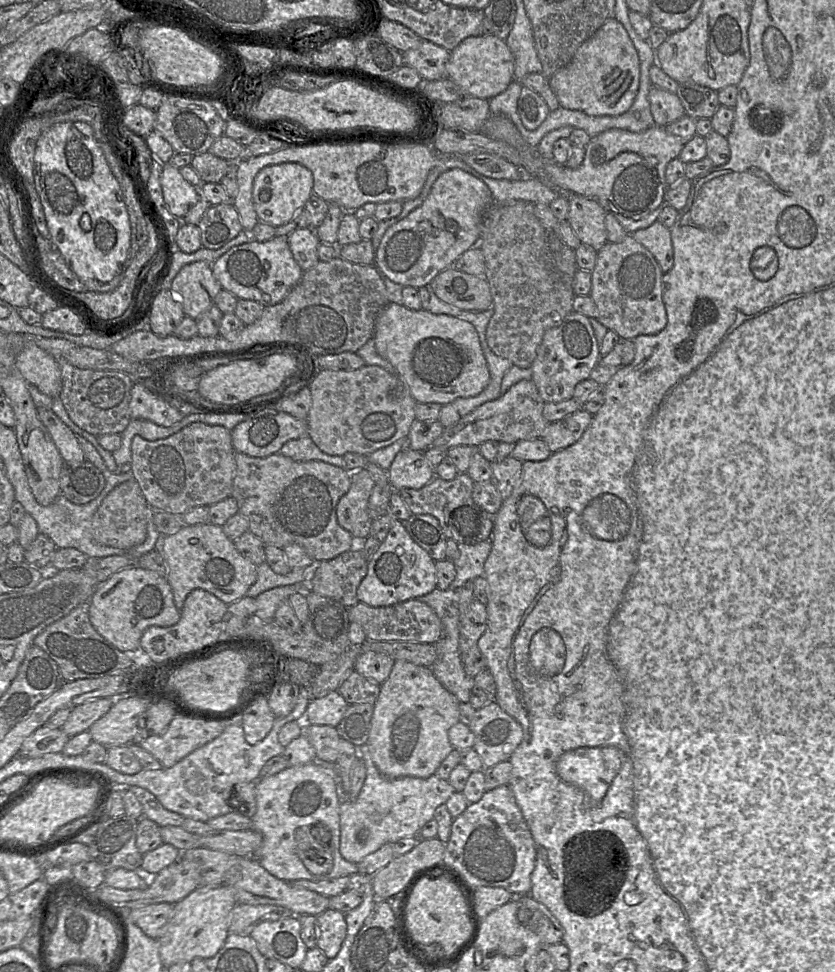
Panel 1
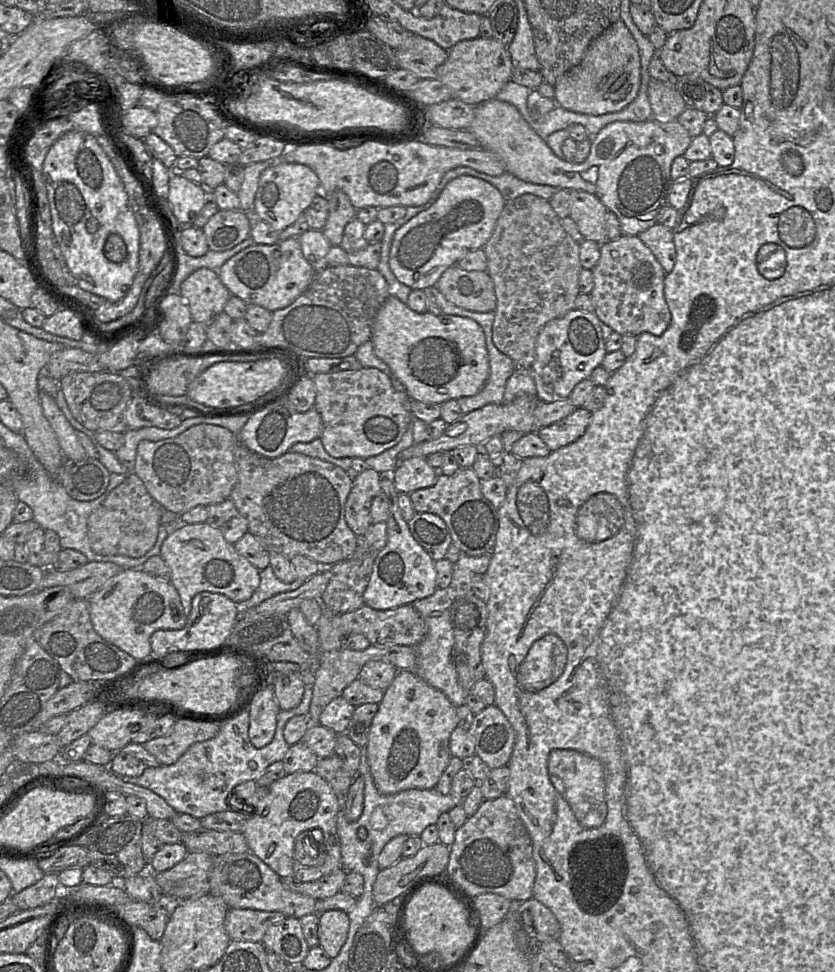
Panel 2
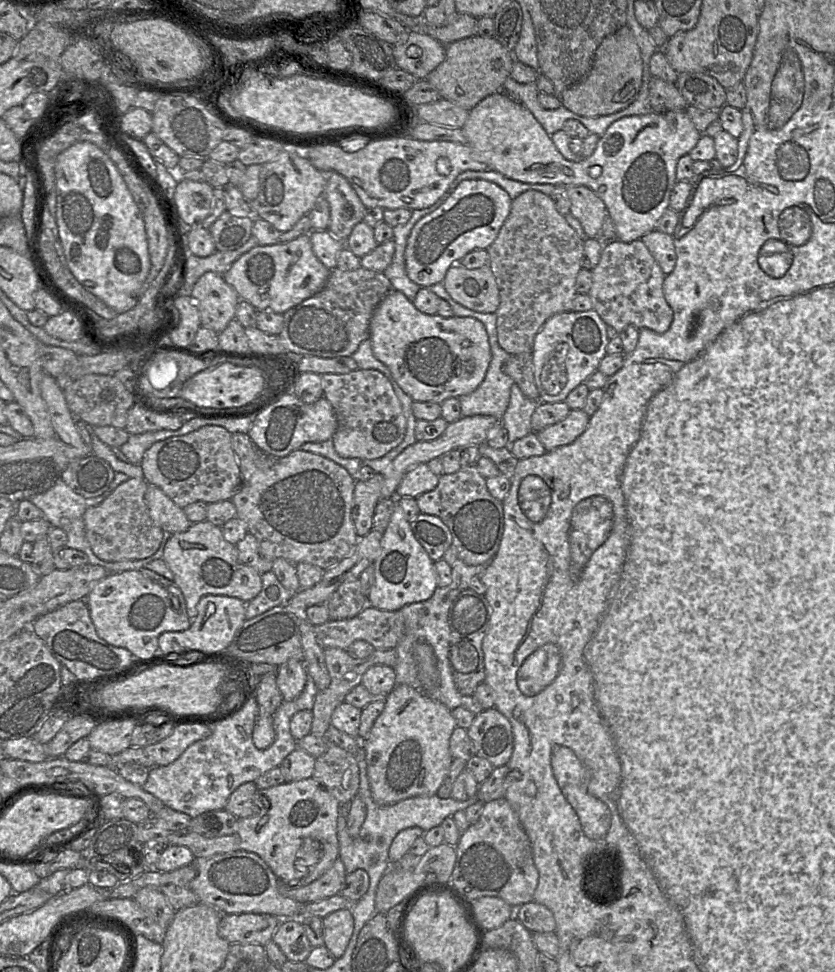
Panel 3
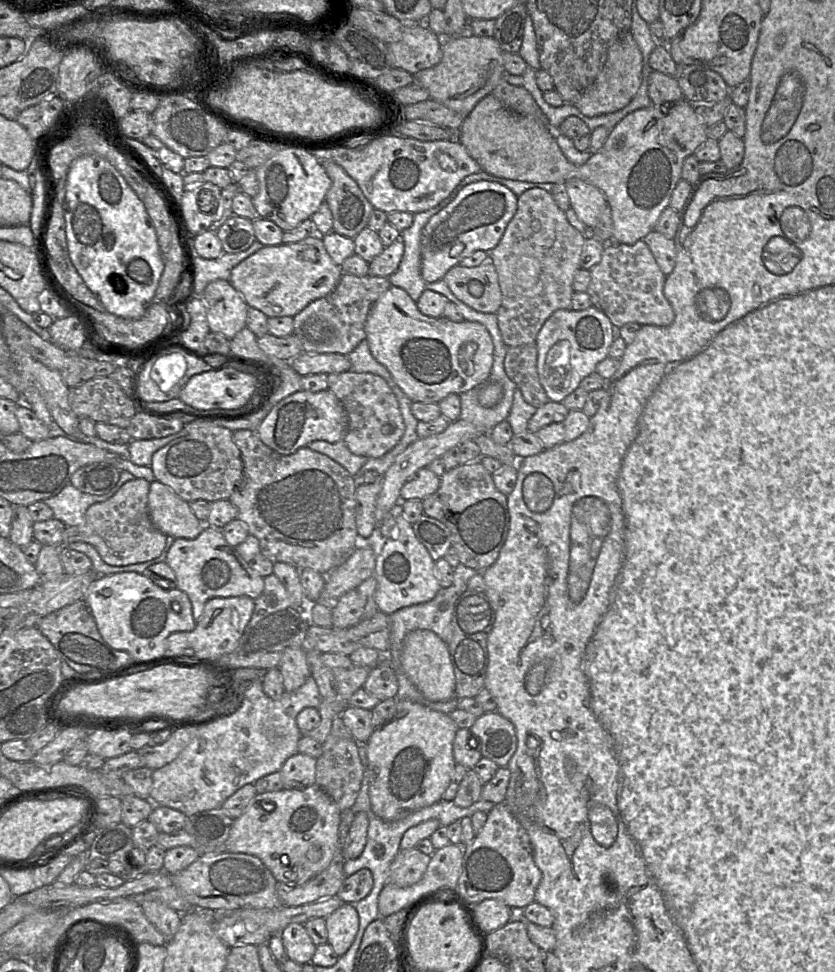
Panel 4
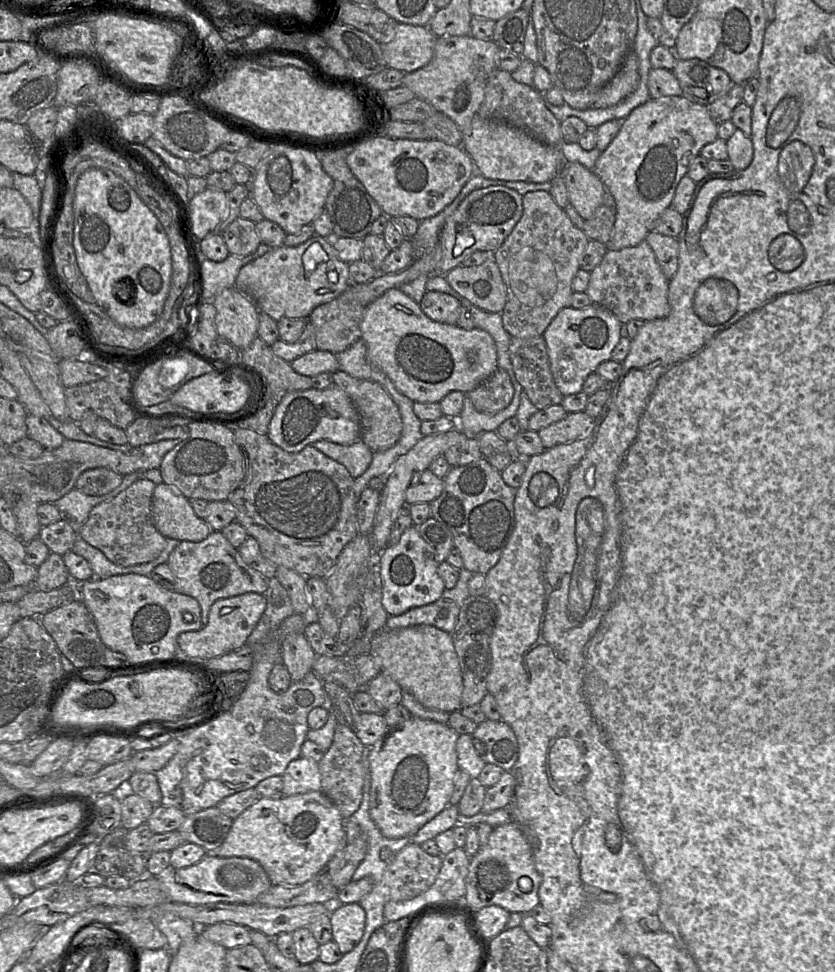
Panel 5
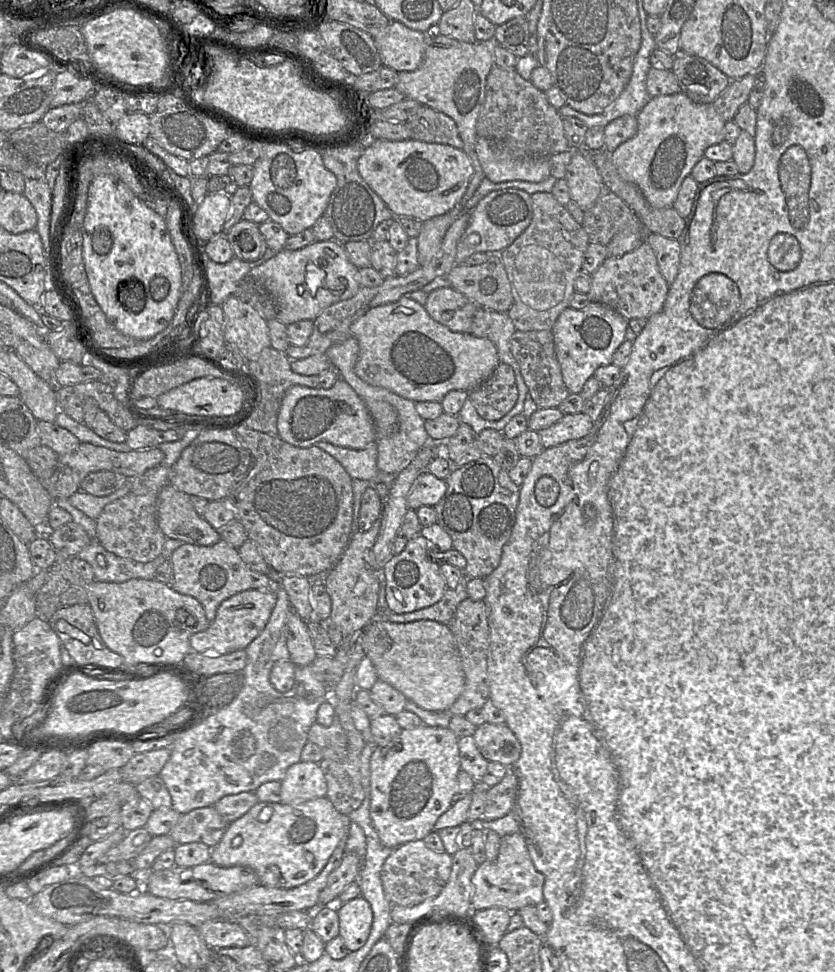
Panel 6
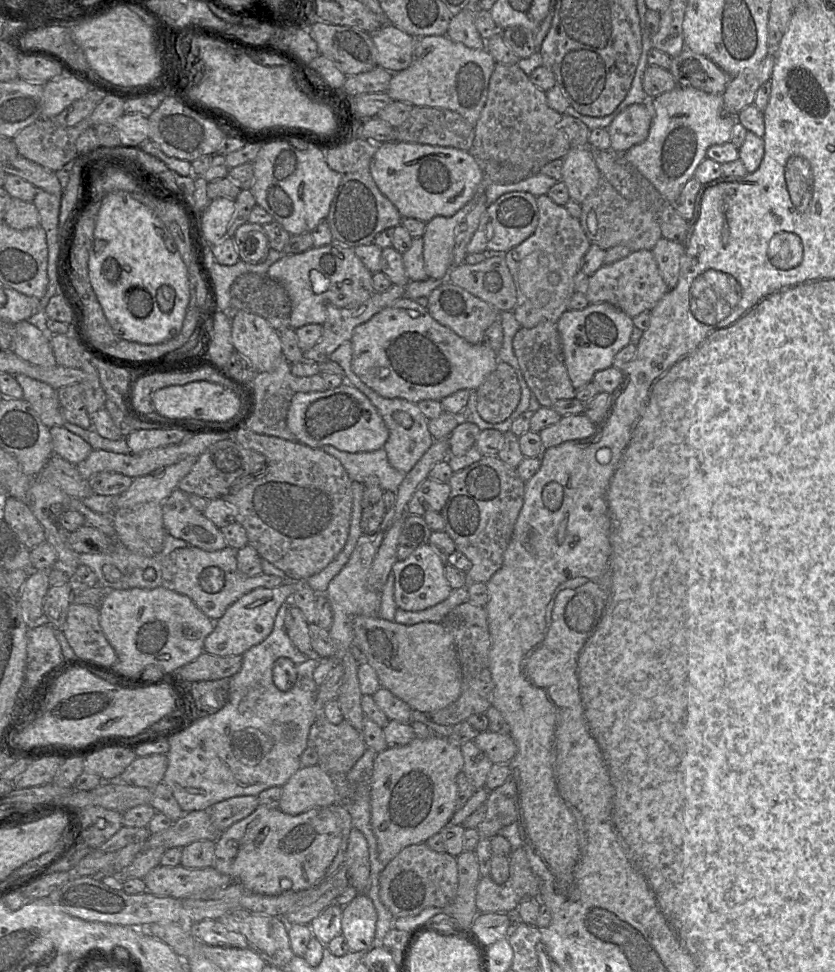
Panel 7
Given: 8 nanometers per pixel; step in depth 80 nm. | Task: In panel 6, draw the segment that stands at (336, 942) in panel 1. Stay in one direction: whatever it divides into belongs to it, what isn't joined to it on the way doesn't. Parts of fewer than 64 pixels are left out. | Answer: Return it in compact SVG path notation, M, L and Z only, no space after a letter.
M358 896L335 909L339 918L339 936L350 952L360 949L369 937L373 922L369 902Z

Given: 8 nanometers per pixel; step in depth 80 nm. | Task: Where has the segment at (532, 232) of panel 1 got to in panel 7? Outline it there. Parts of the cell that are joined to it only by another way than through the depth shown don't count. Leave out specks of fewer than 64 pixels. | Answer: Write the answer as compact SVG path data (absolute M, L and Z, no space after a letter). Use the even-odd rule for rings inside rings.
M547 194L536 197L539 221L534 233L519 245L505 253L505 261L516 286L517 302L513 309L515 319L523 328L533 328L543 321L557 323L568 310L569 301L575 292L575 276L581 270L582 259L592 244L586 237L580 220L572 217L564 206L555 203ZM538 293L549 293L549 301L539 307Z

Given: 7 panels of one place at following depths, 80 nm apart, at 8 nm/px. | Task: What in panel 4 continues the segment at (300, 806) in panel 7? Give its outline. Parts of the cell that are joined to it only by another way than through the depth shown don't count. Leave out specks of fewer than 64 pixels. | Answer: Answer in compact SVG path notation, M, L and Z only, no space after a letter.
M300 752L289 757L280 772L284 787L302 789L315 784L317 759Z

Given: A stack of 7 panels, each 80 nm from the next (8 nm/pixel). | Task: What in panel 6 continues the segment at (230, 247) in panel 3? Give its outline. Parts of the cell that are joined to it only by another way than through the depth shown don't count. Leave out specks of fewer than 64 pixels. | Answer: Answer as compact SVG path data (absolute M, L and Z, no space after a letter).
M242 219L225 234L234 256L240 260L252 262L260 259L268 248L259 225Z

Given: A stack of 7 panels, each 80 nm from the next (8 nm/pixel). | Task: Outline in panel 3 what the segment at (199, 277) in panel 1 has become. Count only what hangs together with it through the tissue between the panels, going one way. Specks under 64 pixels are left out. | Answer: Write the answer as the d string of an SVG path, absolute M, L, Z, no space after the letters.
M215 272L203 274L194 284L190 297L198 308L201 326L221 333L235 319L241 300L236 290Z

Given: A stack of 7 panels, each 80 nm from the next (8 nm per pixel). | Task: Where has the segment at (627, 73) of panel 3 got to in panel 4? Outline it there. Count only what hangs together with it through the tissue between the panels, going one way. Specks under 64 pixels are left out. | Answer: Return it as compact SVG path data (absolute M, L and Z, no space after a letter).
M628 32L608 49L606 61L593 84L588 87L574 106L585 116L595 117L616 112L627 106L642 82L643 59L632 33Z

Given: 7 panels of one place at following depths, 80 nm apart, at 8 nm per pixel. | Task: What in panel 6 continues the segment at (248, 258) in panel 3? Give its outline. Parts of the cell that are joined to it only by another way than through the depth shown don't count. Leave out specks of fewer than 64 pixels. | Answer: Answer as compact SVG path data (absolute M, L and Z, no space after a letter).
M335 240L315 241L299 250L279 251L274 257L253 268L249 277L272 295L276 302L277 320L285 325L301 320L314 321L328 306L353 297L360 289L356 280L358 268L347 258L343 244Z

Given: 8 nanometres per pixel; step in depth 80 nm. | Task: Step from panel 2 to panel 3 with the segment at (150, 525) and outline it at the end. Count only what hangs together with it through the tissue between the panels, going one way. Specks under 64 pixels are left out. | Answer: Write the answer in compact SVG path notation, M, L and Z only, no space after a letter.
M130 478L102 503L84 513L86 538L99 559L107 562L145 559L158 550L164 531L149 515L145 501L148 485L144 478Z

